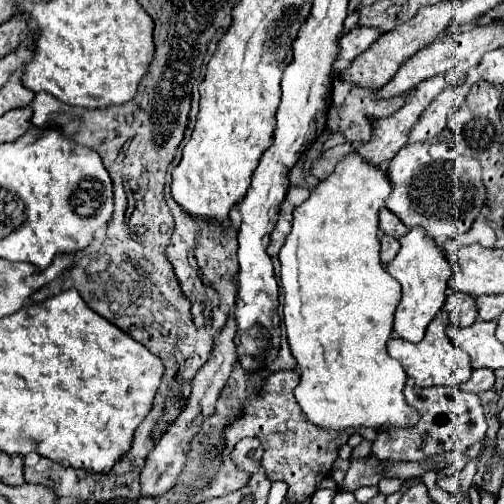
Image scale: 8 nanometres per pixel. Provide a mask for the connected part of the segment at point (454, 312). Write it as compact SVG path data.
M449 294L445 308L451 314L451 324L455 326L471 326L477 320L477 302L471 294Z

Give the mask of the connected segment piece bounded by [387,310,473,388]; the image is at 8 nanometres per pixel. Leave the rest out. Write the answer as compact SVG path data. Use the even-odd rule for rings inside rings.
M441 310L427 326L425 338L417 344L403 340L397 332L391 334L391 338L387 342L389 356L397 358L403 364L407 376L411 376L417 386L423 386L423 388L425 386L461 386L463 382L467 382L467 378L471 378L473 368L467 358L467 352L463 352L457 344L453 344L449 340L447 332L445 332L447 326L449 326L449 316L445 310Z

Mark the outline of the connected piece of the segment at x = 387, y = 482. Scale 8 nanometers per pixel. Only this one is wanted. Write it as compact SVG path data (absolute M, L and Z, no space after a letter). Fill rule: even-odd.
M384 478L378 484L378 489L380 493L384 495L390 495L397 492L403 481L399 480L399 478Z

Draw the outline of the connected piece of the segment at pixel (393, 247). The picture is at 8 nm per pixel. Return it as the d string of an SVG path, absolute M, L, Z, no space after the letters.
M381 234L381 262L389 264L397 252L399 252L399 240L395 240L387 234Z

